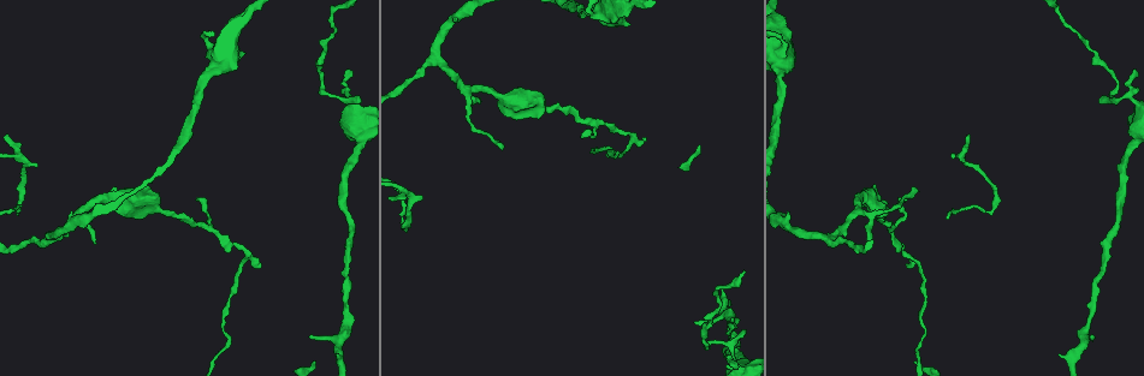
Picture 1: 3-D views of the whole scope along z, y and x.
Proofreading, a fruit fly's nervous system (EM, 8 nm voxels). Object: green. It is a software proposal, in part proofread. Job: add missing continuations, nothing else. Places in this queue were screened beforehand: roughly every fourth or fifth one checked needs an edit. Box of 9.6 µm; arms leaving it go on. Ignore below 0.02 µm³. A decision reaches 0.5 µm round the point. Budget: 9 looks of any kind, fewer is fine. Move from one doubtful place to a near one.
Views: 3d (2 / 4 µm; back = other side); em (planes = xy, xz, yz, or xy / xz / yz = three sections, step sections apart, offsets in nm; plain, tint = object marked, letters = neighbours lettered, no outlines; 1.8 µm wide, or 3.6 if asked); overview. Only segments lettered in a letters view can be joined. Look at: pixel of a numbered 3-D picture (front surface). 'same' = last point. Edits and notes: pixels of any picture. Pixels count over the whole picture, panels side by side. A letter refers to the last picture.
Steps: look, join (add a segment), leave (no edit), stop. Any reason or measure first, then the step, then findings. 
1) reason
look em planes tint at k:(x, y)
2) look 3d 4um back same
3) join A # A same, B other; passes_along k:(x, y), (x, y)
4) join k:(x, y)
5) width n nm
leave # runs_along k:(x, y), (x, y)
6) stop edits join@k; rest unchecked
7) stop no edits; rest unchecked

thin end
look em xz step 4 letters at 1:(1093, 338)

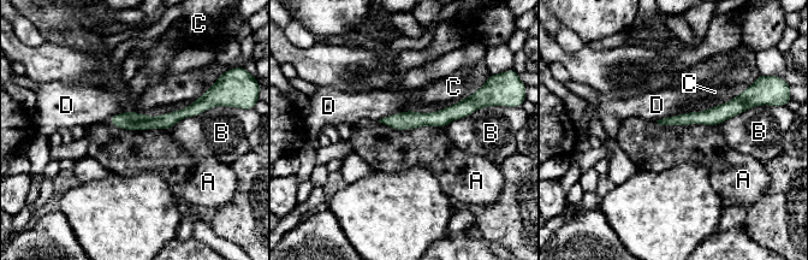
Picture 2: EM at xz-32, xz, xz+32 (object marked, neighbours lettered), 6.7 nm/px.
leave # A other, B other, C other, D other; runs_along 2:(203, 106), (165, 122), (113, 119); none of them fits

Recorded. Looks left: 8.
thin end
look em 3.6um planes plain at 1:(503, 144)

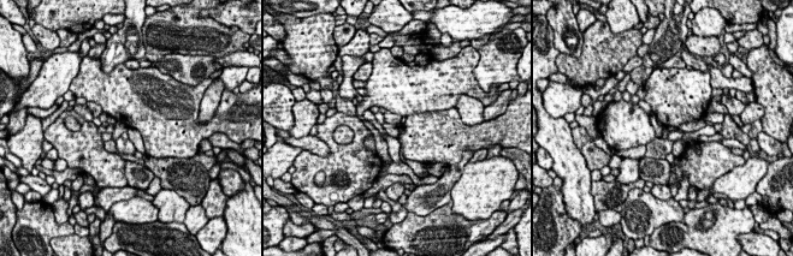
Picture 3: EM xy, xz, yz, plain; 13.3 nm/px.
what lies round it
look em 3.6um planes letters same

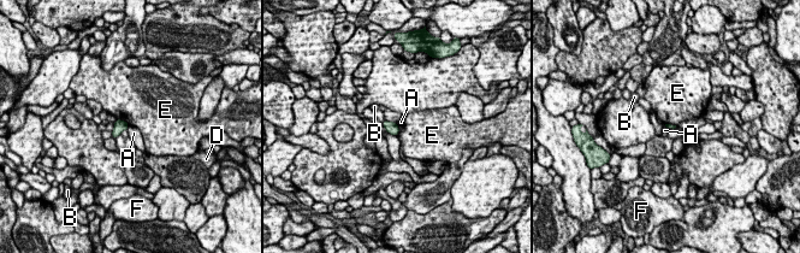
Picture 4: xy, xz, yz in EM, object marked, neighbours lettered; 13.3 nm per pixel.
leave # A other, B other, D other, E other, F other; none of them fits

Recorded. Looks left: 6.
calibre changes
look 3d 4um at 1:(734, 355)

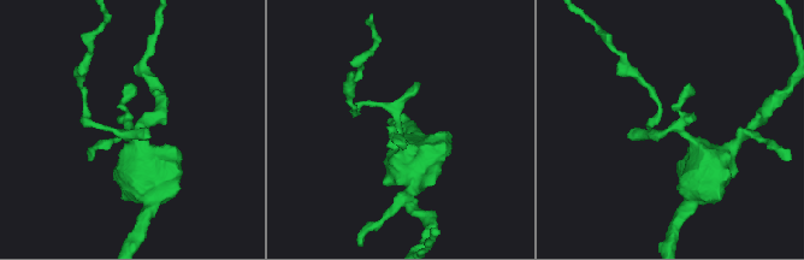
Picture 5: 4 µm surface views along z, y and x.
look em 3.6um xz step 4 tint at 5:(396, 126)

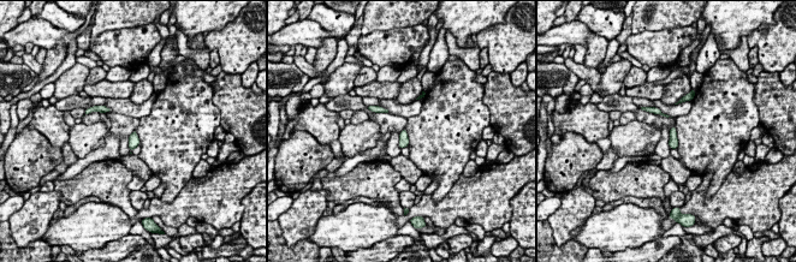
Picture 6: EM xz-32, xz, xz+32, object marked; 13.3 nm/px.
look em 3.6um planes letters same

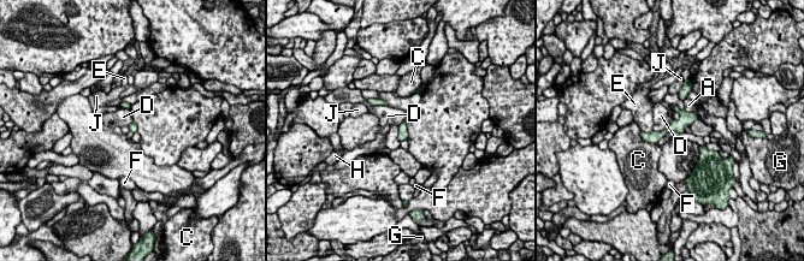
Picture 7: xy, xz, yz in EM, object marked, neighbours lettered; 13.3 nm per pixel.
leave # A other, C other, D other, E other, F other, G other, H other, J other; runs_along 7:(693, 117), (660, 135), (643, 135); none of them fits

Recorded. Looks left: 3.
abrupt turn
look 3d 2um at 1:(907, 254)

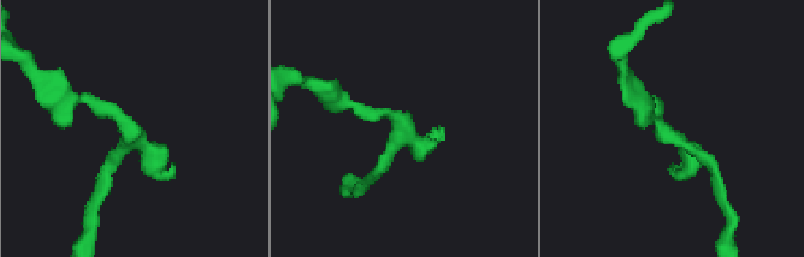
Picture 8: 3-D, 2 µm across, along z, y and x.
look em planes tint at 8:(672, 135)

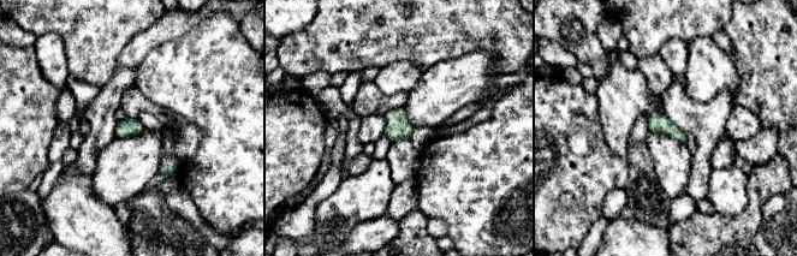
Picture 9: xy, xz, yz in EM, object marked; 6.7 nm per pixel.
look em planes letters same

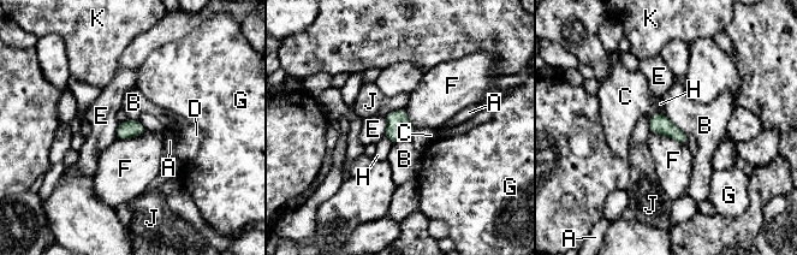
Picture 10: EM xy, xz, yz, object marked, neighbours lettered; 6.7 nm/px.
width 130 nm
leave # A other, B other, C other, D other, E other, F other, G other, H other, J other, K other; border 10:(664, 114), (685, 134), (688, 144); none of them fits

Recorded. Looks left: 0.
stop no edits; rest unchecked

